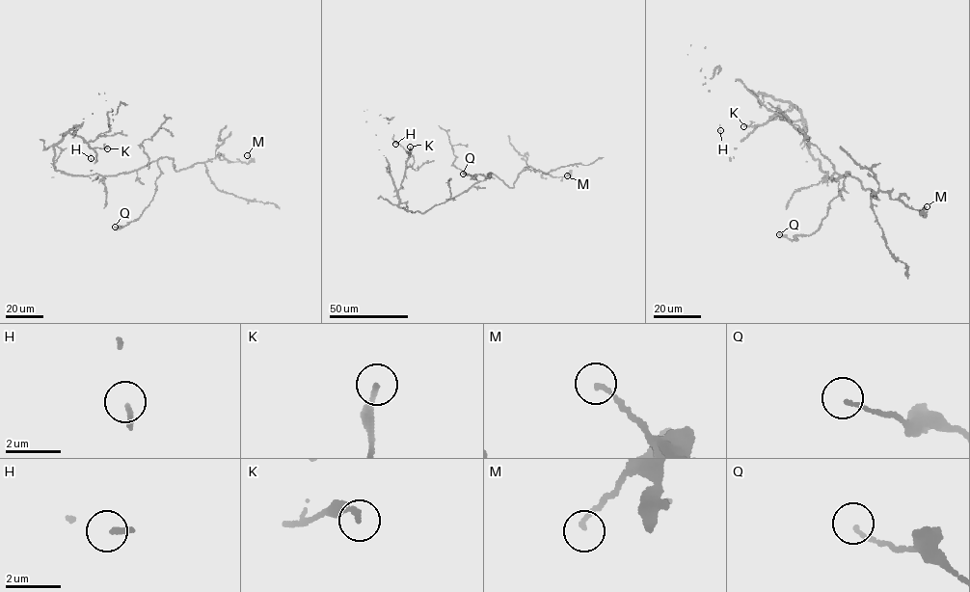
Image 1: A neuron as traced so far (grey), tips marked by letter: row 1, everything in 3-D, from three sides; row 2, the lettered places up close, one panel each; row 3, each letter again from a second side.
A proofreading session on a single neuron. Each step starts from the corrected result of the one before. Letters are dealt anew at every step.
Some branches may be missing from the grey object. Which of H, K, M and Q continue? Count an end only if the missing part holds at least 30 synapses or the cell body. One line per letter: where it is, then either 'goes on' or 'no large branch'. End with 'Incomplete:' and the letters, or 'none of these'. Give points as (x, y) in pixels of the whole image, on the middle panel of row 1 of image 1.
H: place (395, 144); goes on
K: place (410, 147); no large branch
M: place (567, 175); no large branch
Q: place (463, 174); no large branch
Incomplete: H

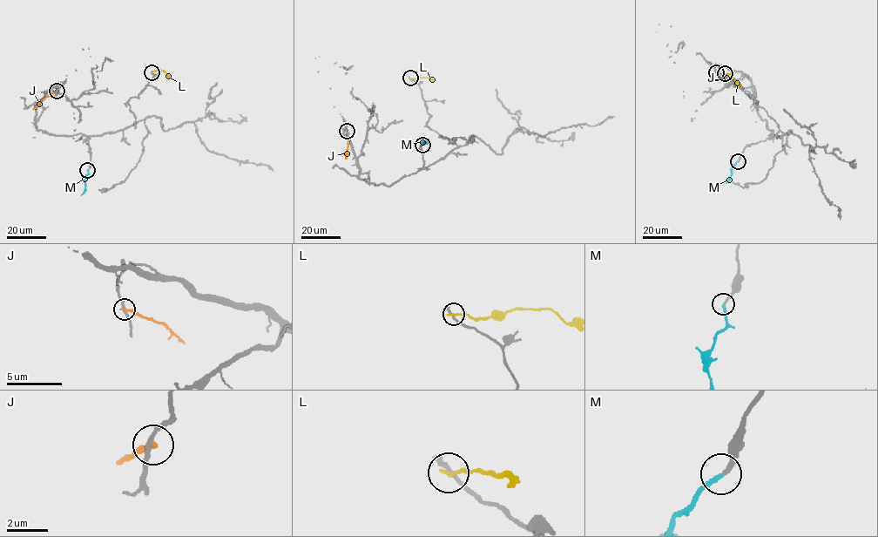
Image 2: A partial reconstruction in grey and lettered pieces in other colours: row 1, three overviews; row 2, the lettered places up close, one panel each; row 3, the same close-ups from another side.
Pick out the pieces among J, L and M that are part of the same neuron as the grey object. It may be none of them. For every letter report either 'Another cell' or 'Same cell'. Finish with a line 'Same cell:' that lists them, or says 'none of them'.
J: Another cell
L: Another cell
M: Same cell
Same cell: M

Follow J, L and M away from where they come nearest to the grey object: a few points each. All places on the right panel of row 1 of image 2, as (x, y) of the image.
J: (716, 72), (726, 77), (727, 87)
L: (725, 73), (730, 73), (740, 84)
M: (738, 161), (726, 183)

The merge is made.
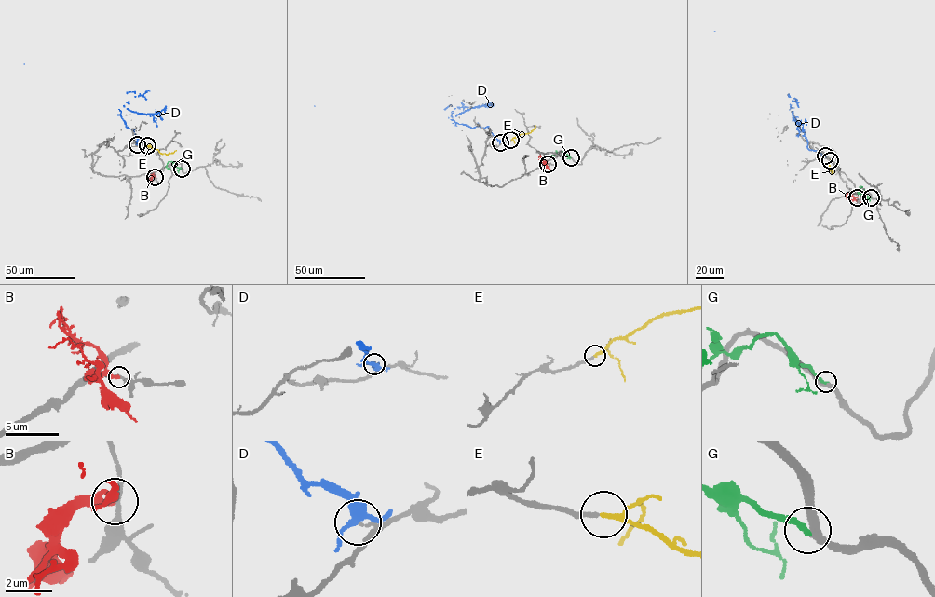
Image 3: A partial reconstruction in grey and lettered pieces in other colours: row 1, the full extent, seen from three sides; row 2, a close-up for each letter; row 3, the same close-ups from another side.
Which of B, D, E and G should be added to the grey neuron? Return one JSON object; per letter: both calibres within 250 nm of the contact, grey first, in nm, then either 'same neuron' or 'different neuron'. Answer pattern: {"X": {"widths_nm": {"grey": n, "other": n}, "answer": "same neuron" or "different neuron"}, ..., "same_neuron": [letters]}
{"B": {"widths_nm": {"grey": 160, "other": 280}, "answer": "different neuron"}, "D": {"widths_nm": {"grey": 80, "other": 280}, "answer": "different neuron"}, "E": {"widths_nm": {"grey": 180, "other": 160}, "answer": "same neuron"}, "G": {"widths_nm": {"grey": 360, "other": 240}, "answer": "different neuron"}, "same_neuron": ["E"]}

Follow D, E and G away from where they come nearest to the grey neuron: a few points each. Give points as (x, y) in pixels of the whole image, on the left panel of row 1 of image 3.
D: (137, 144), (137, 137), (126, 126), (119, 110), (123, 105), (127, 108), (134, 91), (126, 92), (24, 63)
E: (147, 145), (167, 155), (176, 150)
G: (182, 169), (169, 161), (167, 167), (169, 169)

